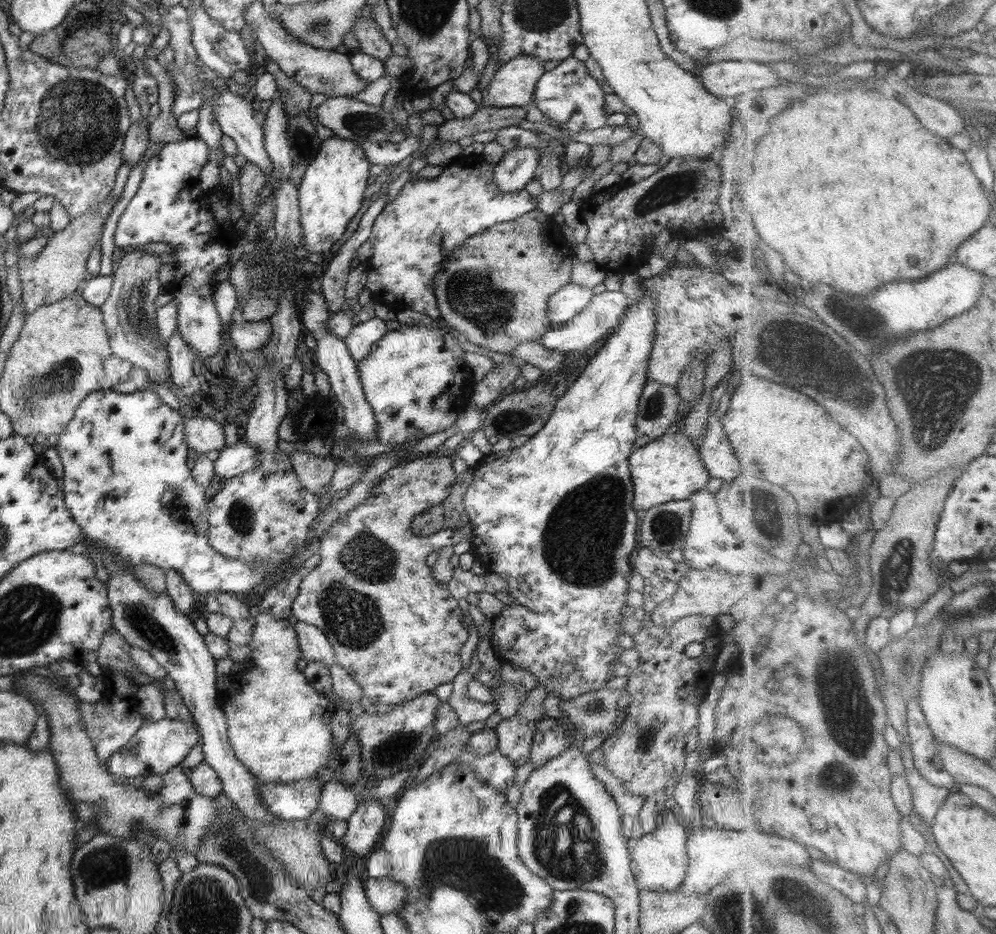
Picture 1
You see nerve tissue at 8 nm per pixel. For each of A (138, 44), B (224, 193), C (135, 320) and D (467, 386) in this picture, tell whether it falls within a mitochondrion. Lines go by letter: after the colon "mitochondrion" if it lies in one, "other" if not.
A: other
B: other
C: mitochondrion
D: other

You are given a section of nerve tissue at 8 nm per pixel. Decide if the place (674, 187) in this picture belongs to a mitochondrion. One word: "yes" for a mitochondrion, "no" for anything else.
yes

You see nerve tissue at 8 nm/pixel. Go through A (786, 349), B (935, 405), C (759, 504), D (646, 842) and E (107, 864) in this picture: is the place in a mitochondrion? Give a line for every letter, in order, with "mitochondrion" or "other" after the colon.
A: mitochondrion
B: mitochondrion
C: mitochondrion
D: other
E: mitochondrion

